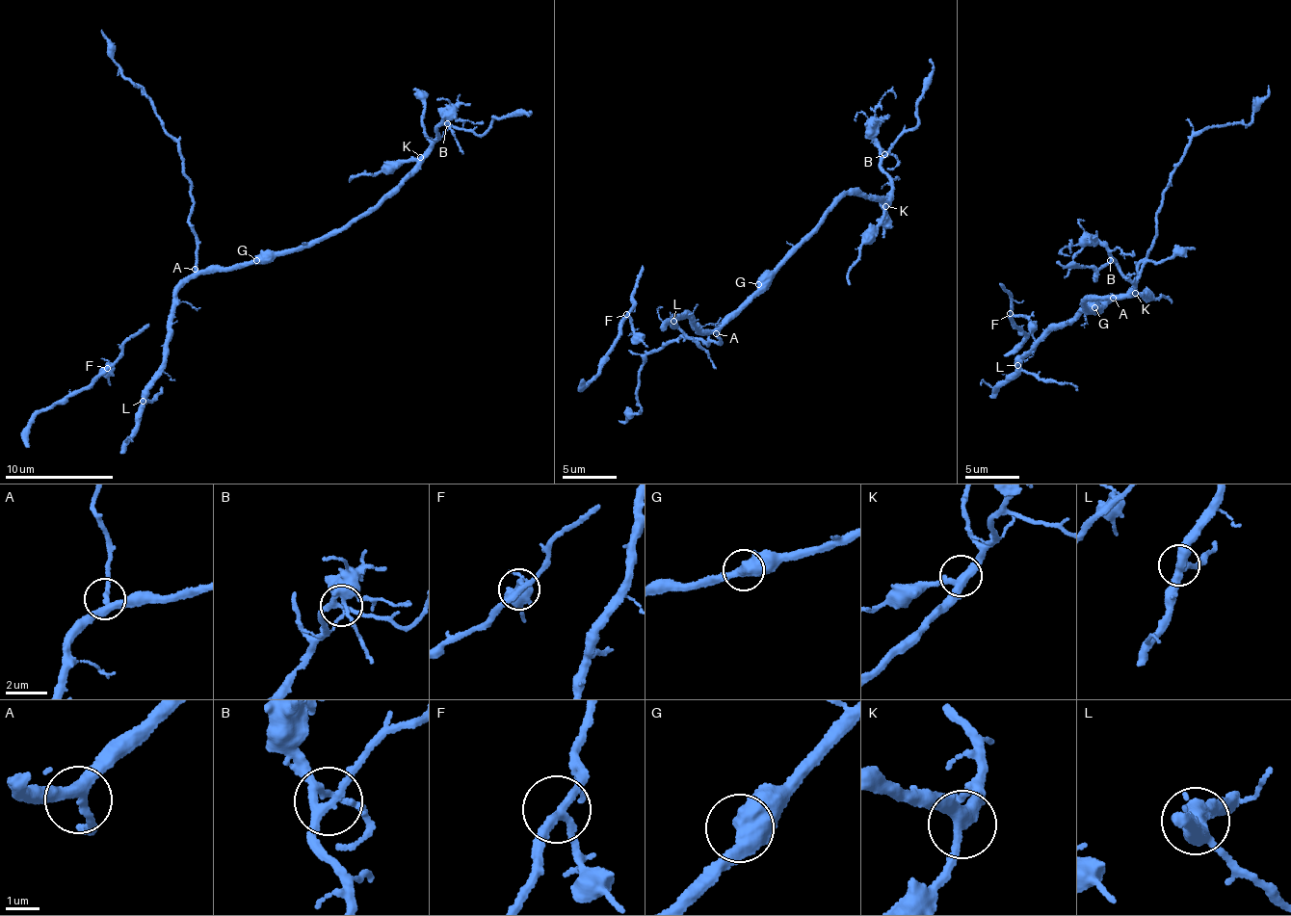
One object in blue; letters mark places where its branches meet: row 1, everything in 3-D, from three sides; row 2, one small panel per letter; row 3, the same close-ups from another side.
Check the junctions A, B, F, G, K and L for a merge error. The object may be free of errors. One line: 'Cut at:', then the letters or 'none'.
Cut at: none

